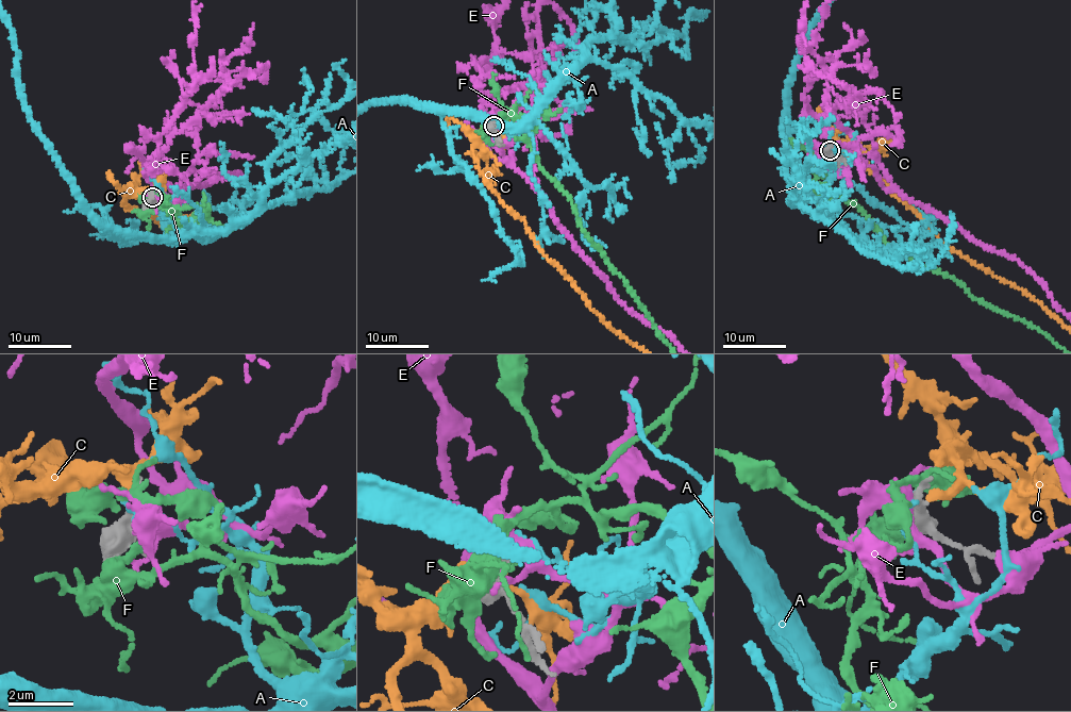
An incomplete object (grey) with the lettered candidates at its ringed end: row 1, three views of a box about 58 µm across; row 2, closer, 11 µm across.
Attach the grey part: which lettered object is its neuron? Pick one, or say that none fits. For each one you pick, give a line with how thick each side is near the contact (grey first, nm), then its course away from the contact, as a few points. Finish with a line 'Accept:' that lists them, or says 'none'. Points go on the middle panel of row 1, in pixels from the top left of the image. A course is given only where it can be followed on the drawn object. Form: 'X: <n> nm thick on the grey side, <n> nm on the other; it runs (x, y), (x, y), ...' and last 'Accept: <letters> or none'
C: 360 nm thick on the grey side, 240 nm on the other
Accept: C

